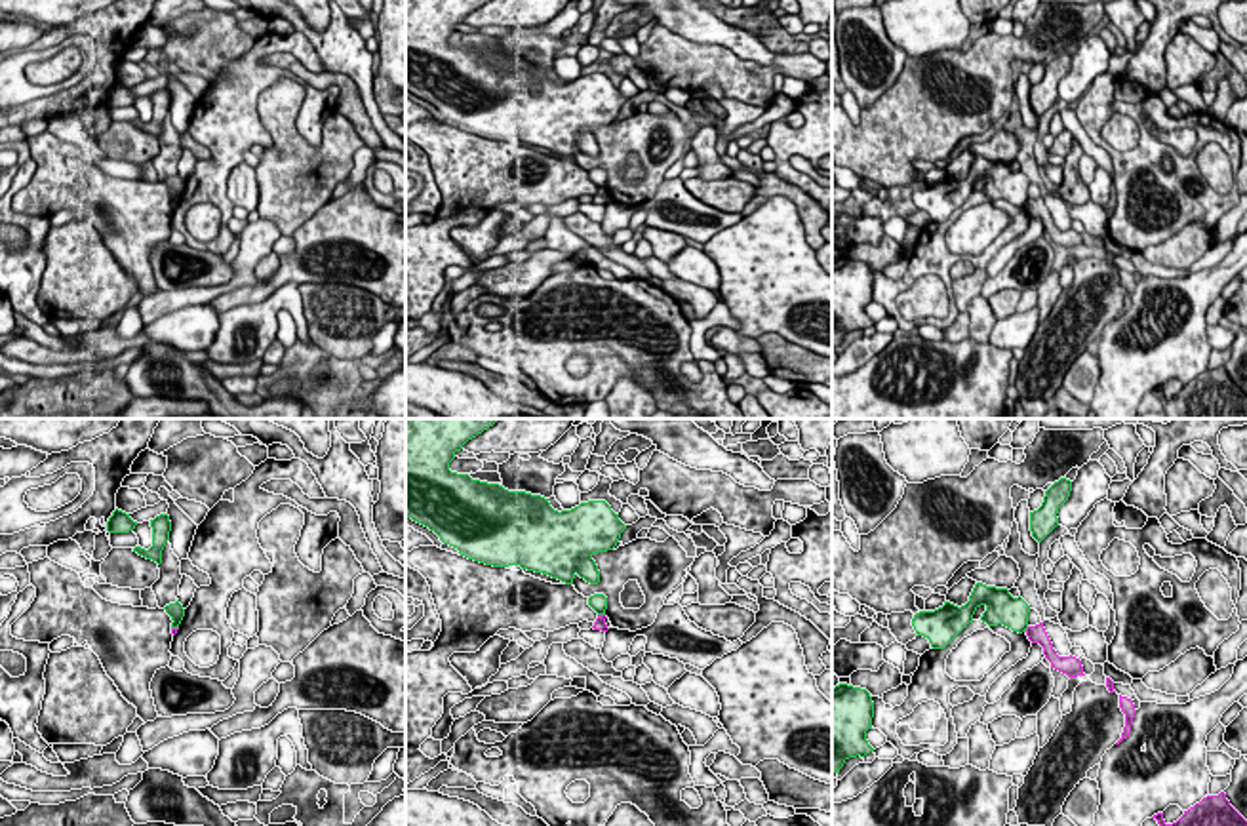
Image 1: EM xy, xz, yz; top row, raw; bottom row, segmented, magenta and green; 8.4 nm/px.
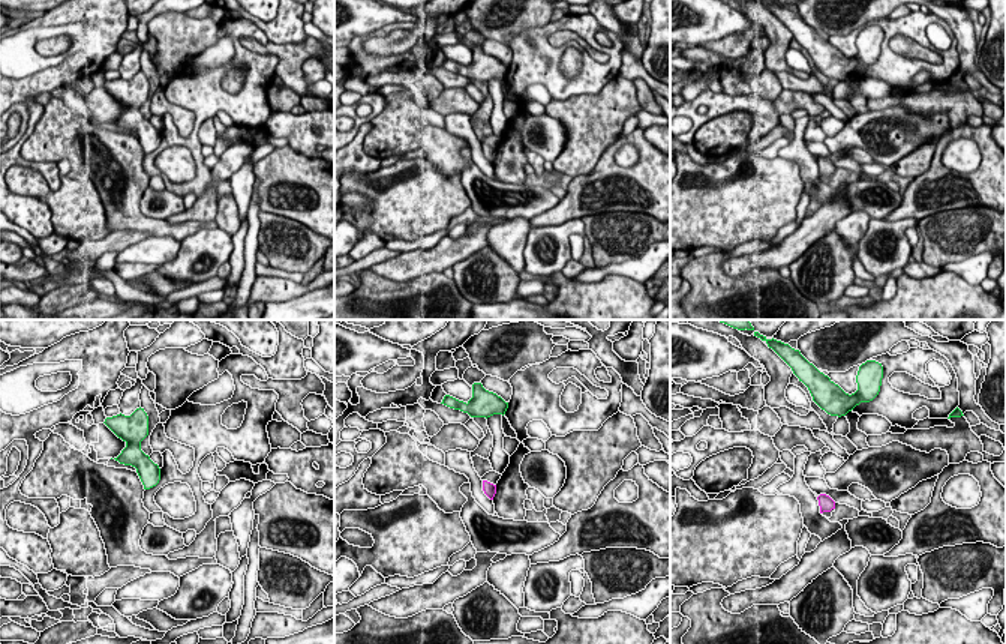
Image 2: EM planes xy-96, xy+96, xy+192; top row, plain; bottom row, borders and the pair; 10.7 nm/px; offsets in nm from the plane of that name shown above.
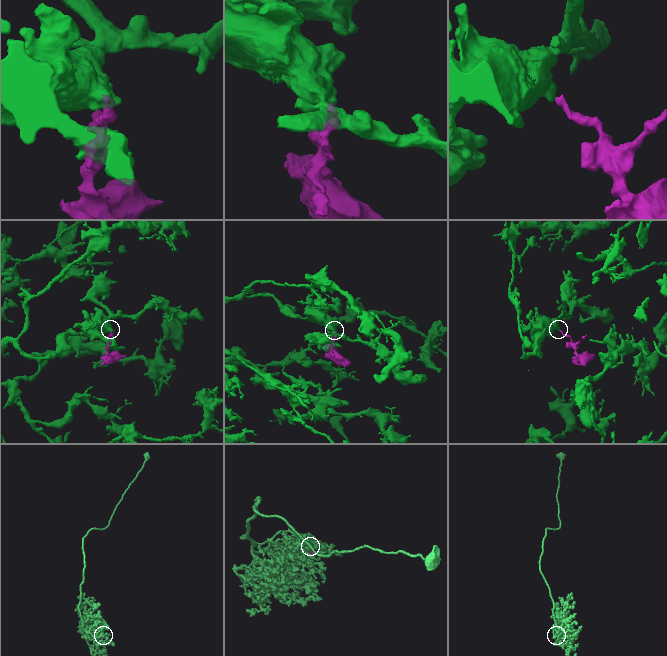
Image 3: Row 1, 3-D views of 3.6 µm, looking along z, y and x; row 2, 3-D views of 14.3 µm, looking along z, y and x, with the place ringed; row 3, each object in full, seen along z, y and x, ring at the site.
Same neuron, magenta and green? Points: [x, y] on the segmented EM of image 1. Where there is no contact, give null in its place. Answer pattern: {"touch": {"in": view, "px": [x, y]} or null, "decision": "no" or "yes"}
{"touch": {"in": "yz", "px": [1027, 629]}, "decision": "no"}

